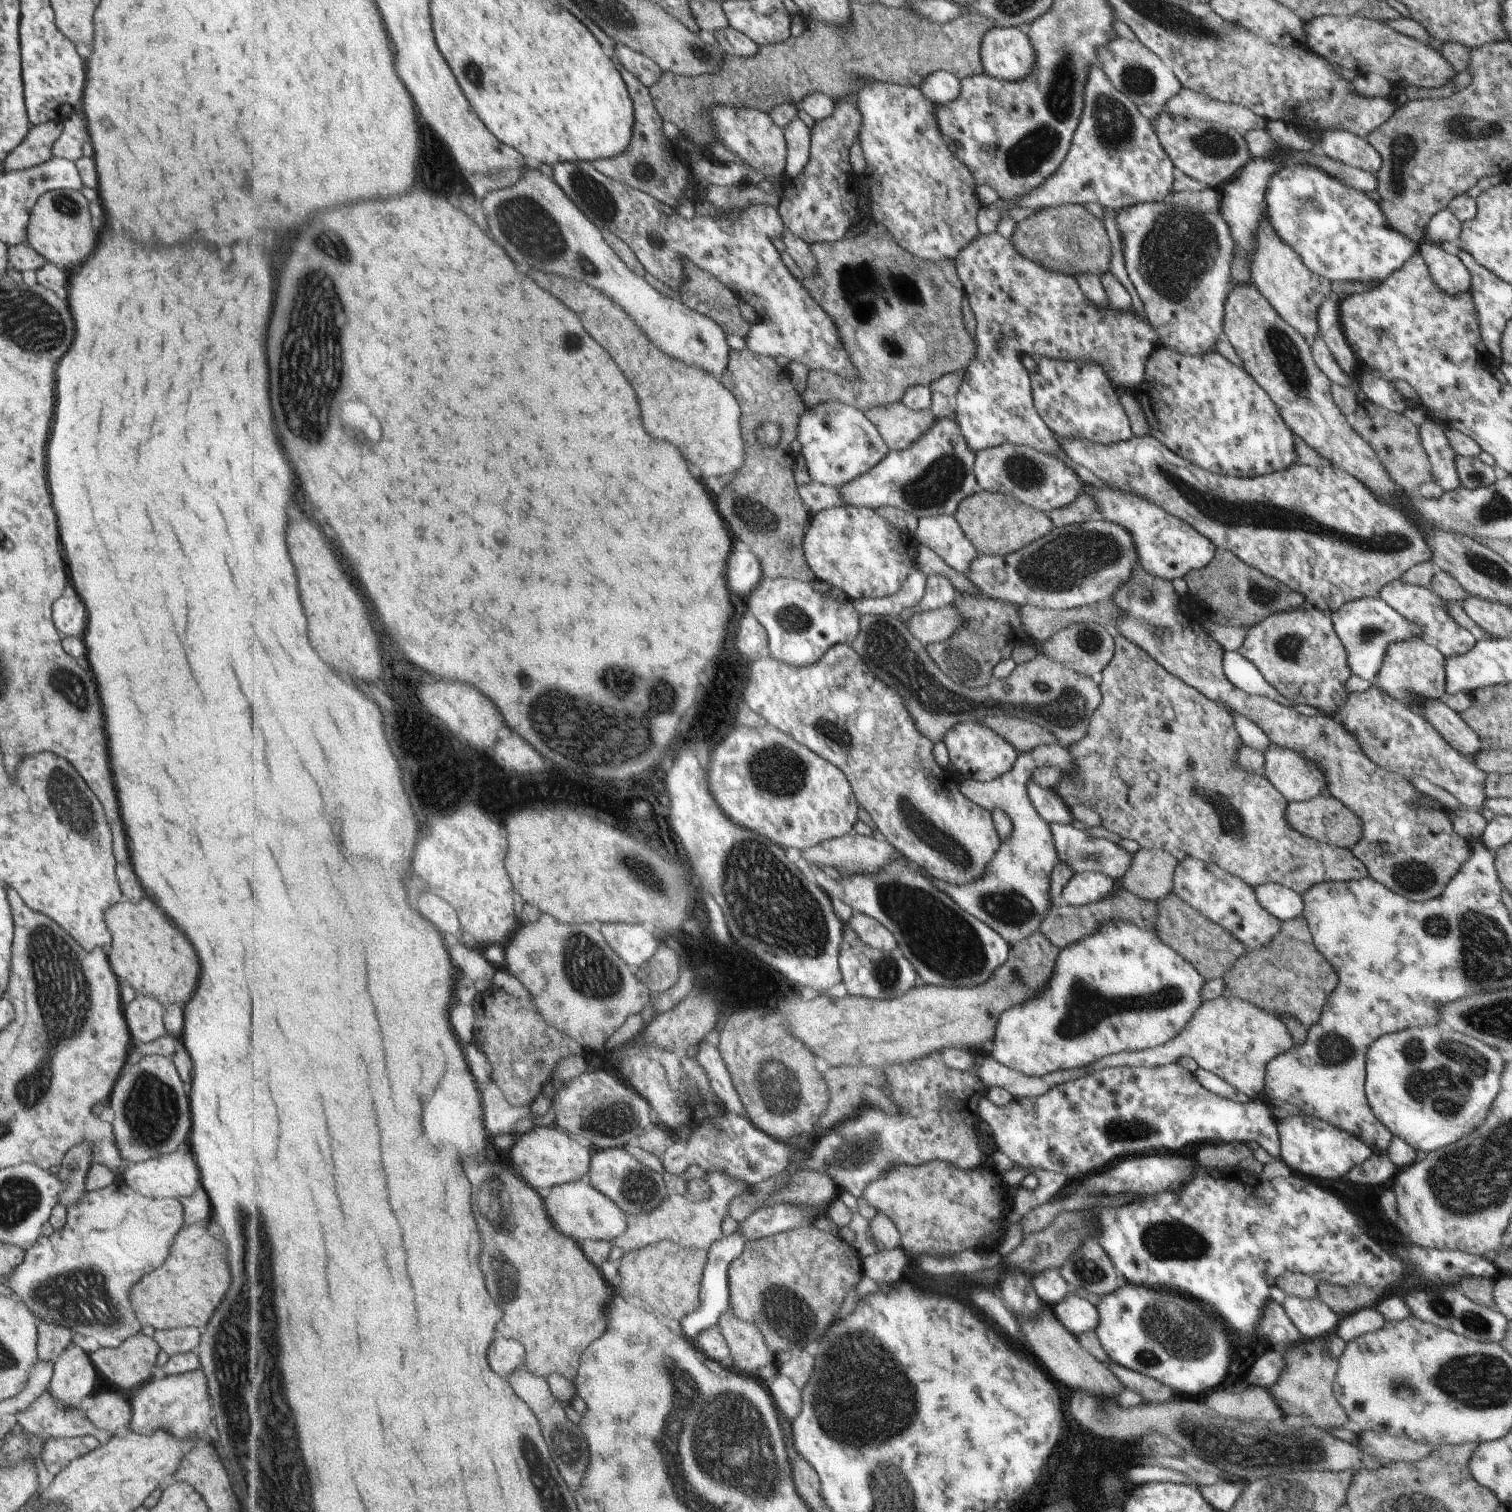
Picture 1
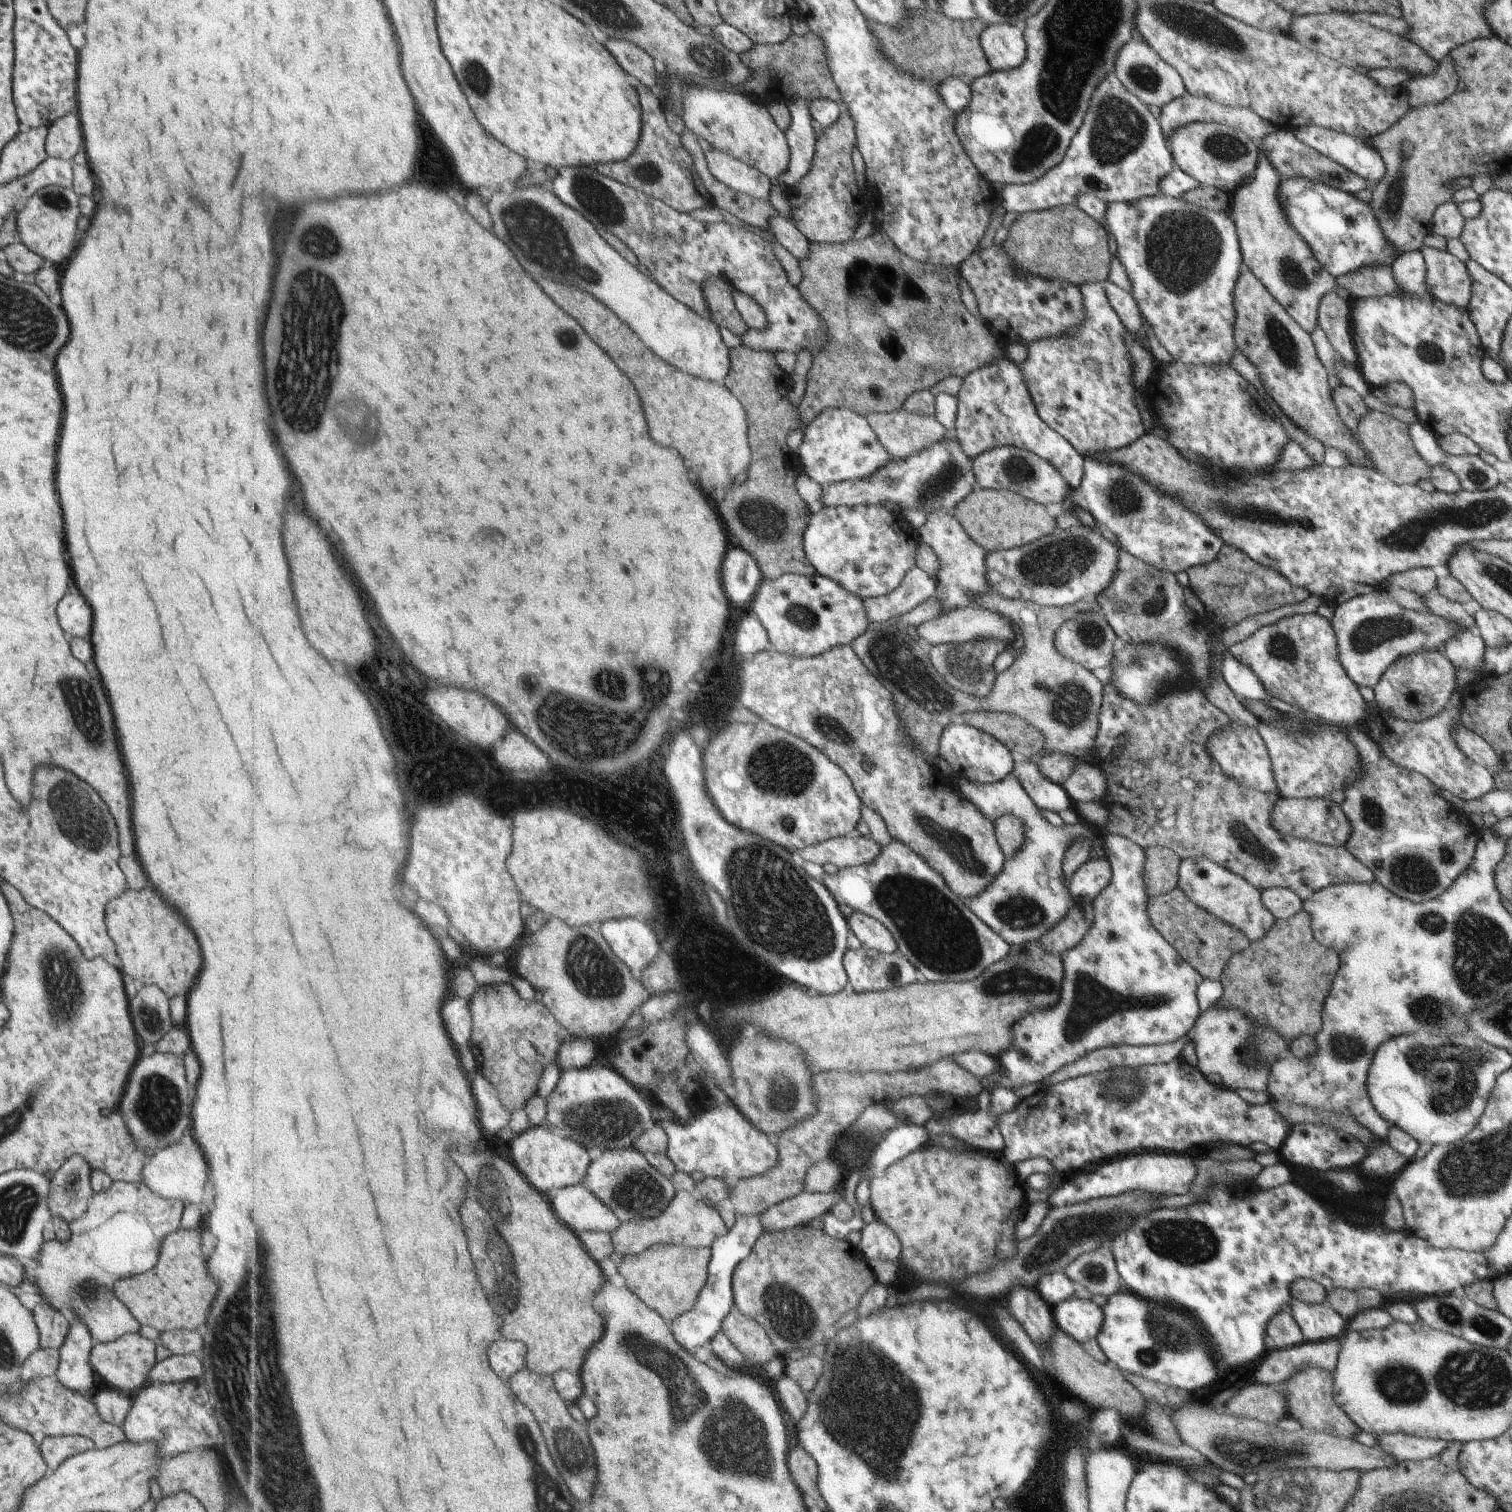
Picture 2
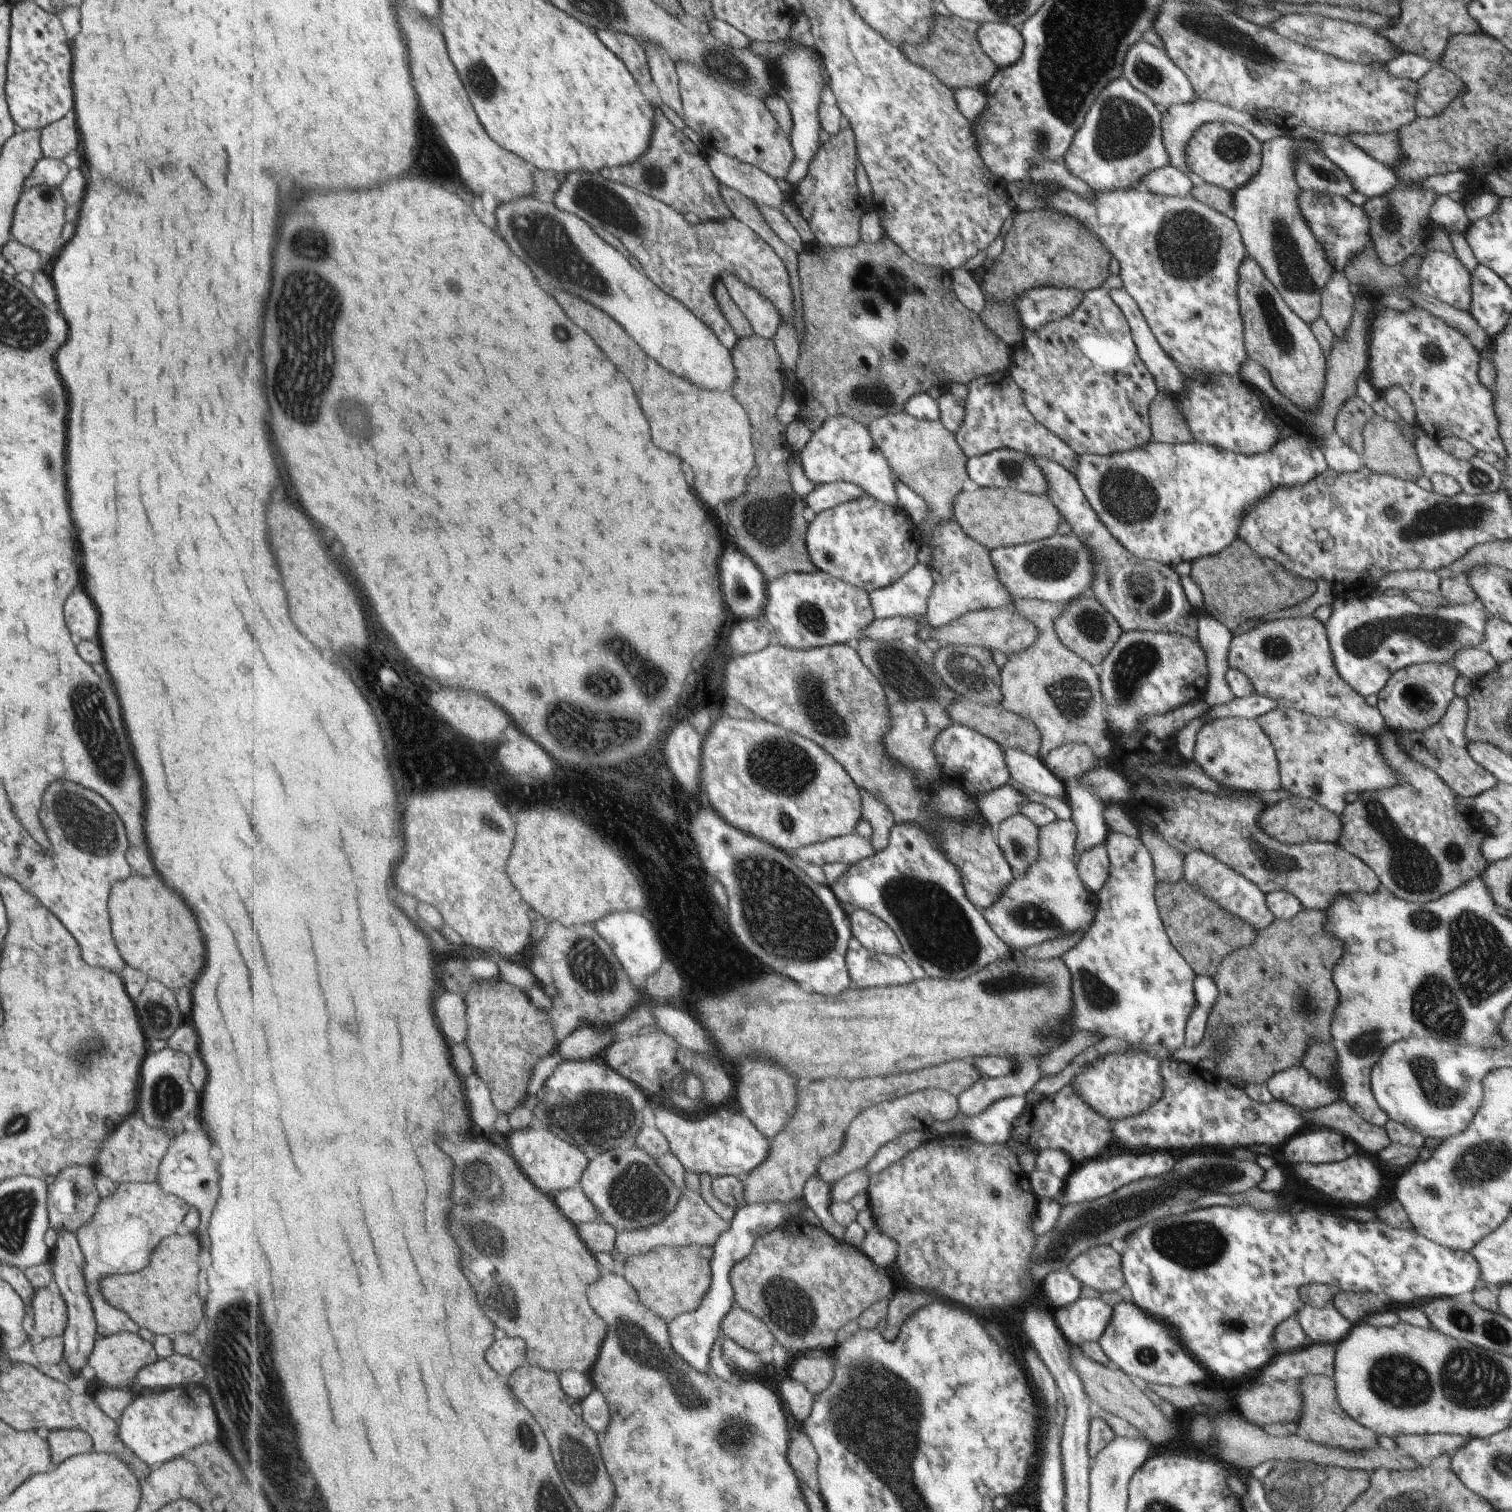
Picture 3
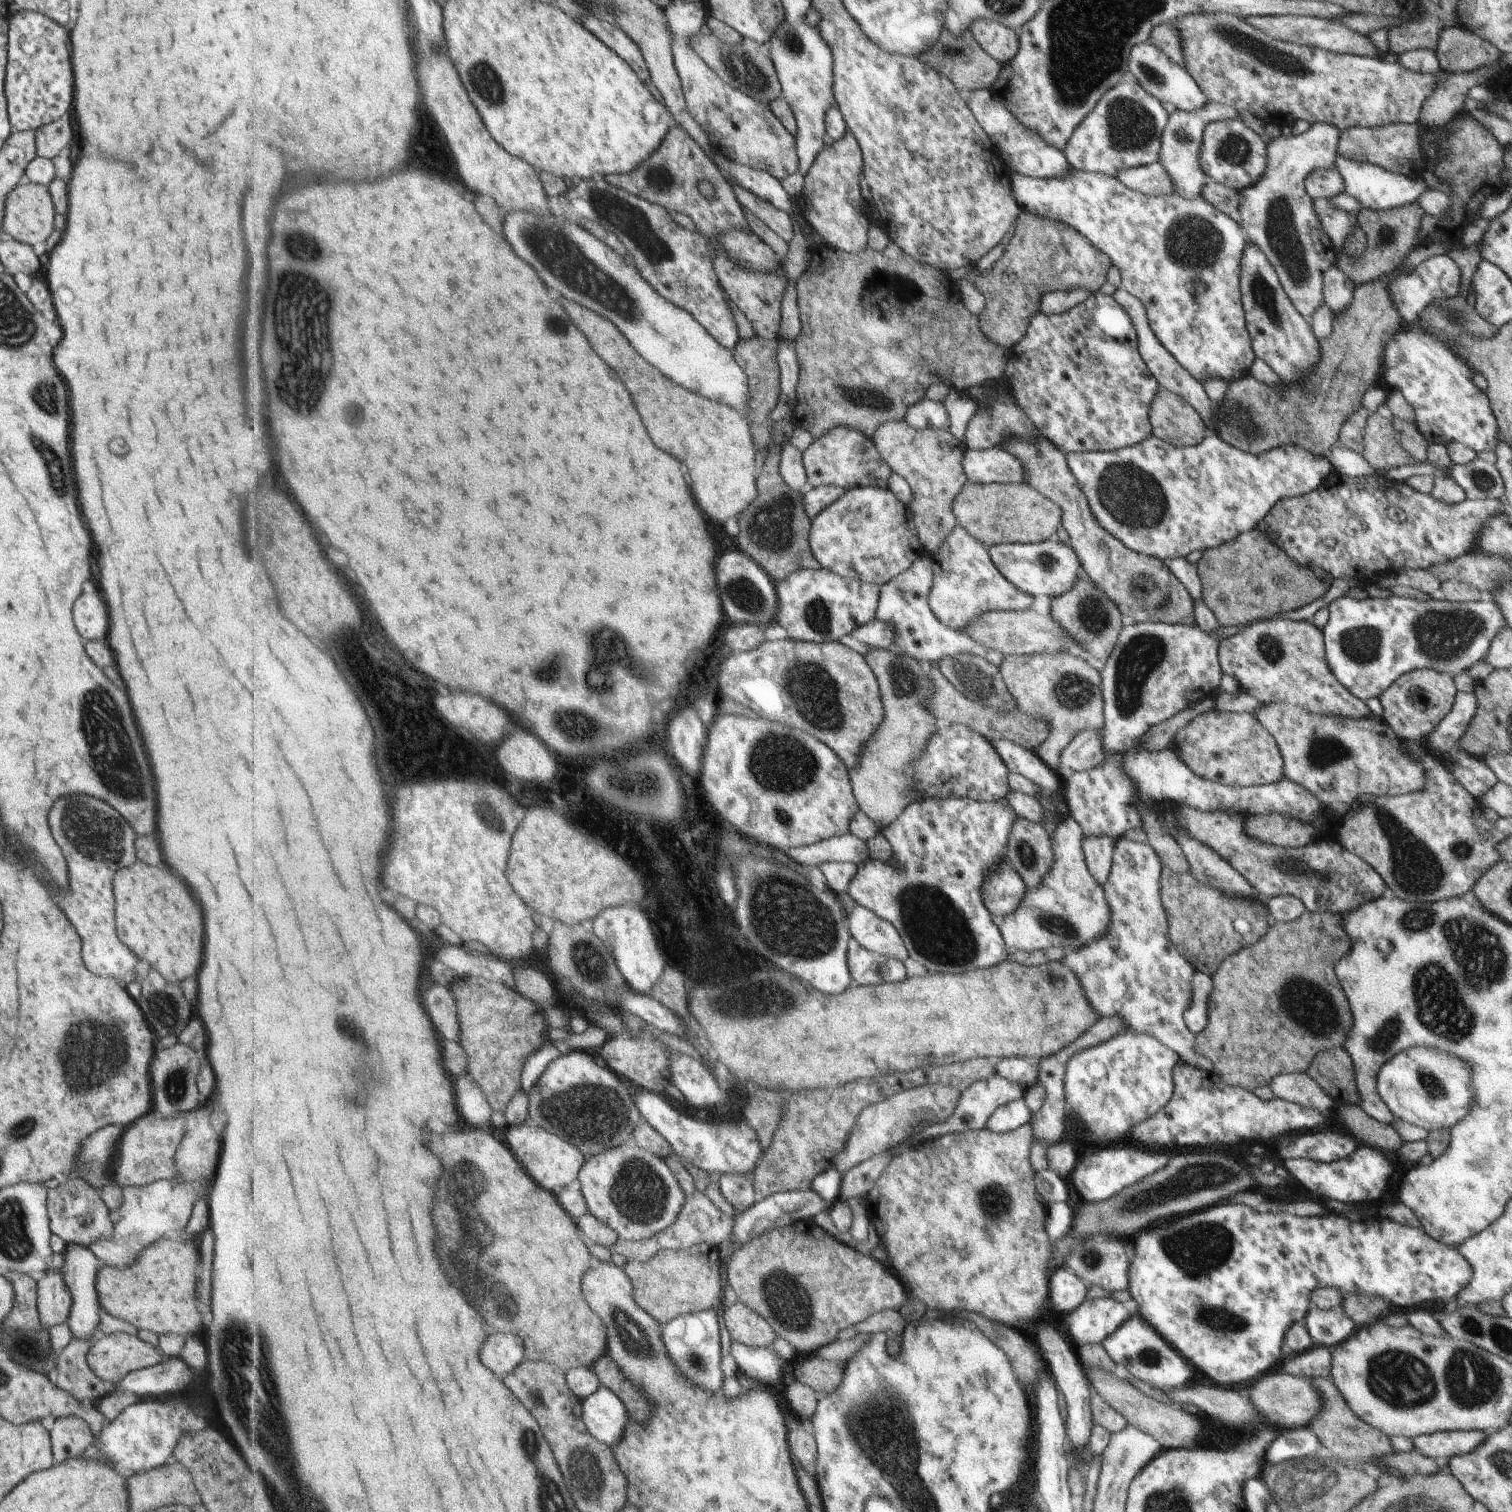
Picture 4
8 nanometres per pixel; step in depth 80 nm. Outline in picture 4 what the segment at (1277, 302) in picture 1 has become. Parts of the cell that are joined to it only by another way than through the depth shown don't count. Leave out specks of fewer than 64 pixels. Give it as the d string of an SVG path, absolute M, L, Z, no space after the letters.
M1324 122L1309 126L1301 134L1267 141L1267 165L1263 176L1247 189L1238 191L1242 198L1238 219L1247 235L1247 242L1266 256L1284 293L1305 318L1311 318L1322 303L1323 276L1335 264L1337 257L1313 210L1312 198L1304 189L1304 178L1313 169L1334 166L1339 150L1339 131Z

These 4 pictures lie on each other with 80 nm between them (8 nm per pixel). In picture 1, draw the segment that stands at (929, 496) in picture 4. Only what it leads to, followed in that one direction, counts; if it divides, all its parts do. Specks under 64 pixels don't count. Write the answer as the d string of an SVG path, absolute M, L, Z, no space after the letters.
M902 400L869 407L864 413L880 430L891 450L903 450L911 446L935 420L930 408L913 410Z

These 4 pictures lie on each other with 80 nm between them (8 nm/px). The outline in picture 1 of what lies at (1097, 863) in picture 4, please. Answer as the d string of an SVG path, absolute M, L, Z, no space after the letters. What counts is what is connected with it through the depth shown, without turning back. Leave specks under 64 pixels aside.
M1077 873L1062 888L1063 903L1072 907L1088 905L1109 895L1116 882L1099 873Z

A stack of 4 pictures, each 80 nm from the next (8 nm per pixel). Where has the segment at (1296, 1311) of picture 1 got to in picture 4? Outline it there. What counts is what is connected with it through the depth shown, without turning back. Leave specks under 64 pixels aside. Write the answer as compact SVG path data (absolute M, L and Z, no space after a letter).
M1312 1307L1304 1314L1302 1322L1306 1328L1312 1345L1332 1348L1349 1339L1357 1327L1348 1314L1339 1309L1319 1310Z

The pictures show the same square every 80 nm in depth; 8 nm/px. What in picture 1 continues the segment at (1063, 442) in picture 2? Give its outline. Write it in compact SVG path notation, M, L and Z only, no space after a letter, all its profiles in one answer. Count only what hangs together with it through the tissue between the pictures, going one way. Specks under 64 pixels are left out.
M1101 207L1101 213L1105 226L1109 226L1109 242L1113 242L1113 266L1109 266L1109 271L1129 294L1133 311L1118 311L1110 304L1106 309L1100 309L1080 289L1080 283L1075 276L1050 271L1045 266L1030 261L1016 250L1010 240L1003 238L997 231L981 233L953 258L956 273L960 277L964 294L975 317L975 339L979 348L969 366L963 370L960 385L951 401L951 412L963 438L973 452L1007 443L1033 447L1036 451L1057 455L1064 462L1068 460L1068 456L1064 454L1063 443L1048 429L1034 408L1031 374L1025 370L1024 363L1021 362L1022 355L1033 360L1048 358L1064 359L1072 363L1096 363L1103 367L1101 370L1107 371L1109 378L1112 378L1113 384L1117 386L1136 386L1143 382L1147 358L1158 344L1157 333L1147 322L1141 301L1127 278L1120 237L1115 224L1116 214L1105 207Z

